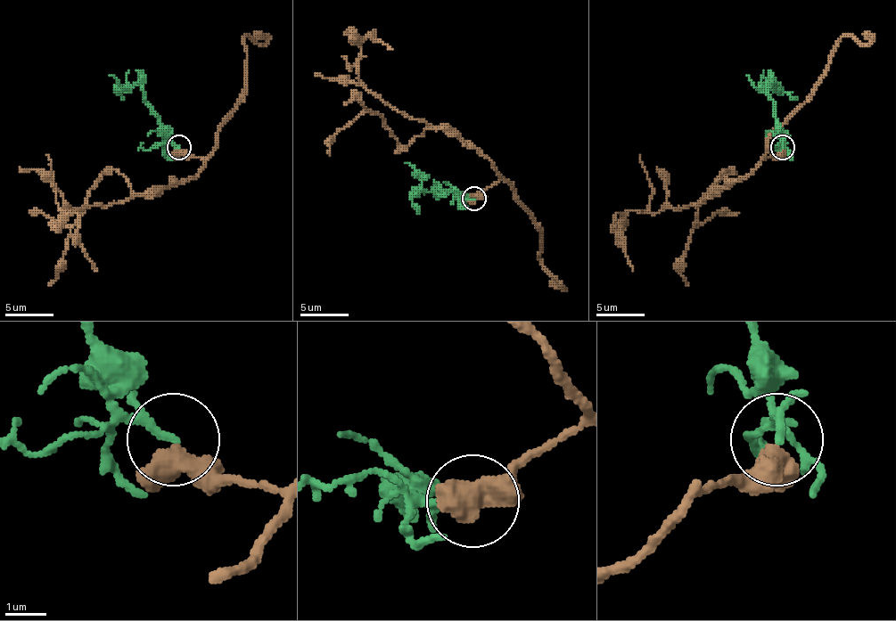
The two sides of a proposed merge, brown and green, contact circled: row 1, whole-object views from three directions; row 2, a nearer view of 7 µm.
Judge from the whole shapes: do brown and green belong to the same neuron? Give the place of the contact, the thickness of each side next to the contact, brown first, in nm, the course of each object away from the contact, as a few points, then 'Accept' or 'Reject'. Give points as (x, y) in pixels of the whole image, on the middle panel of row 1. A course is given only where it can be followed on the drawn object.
Place: (474, 199). Thickness 480 nm (brown) against 220 nm. Course of brown: (474, 199), (499, 180), (487, 158), (405, 117), (358, 78), (361, 44), (374, 29), (392, 49). Course of green: (474, 199), (446, 192), (439, 184), (429, 192), (422, 187), (419, 172), (405, 163). Reject

